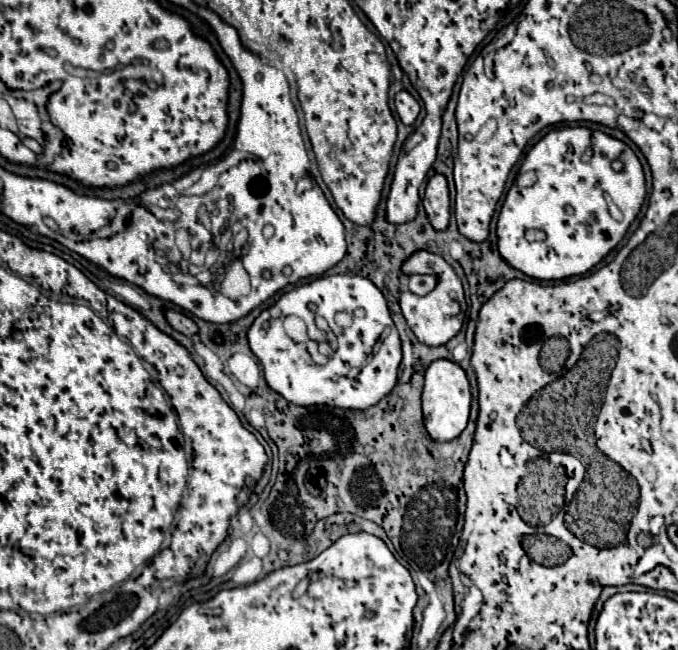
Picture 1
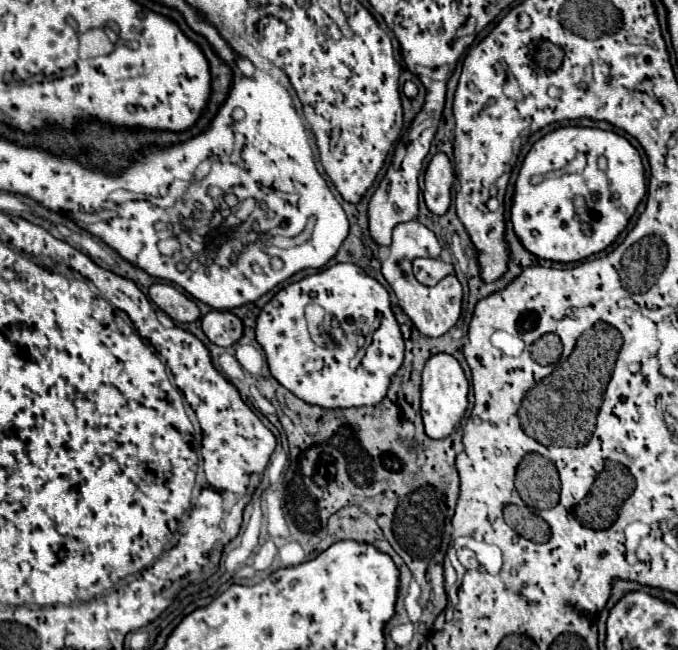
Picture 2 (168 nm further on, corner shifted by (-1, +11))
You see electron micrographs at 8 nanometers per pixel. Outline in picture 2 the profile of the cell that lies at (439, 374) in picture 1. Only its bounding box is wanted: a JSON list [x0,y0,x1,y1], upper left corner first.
[422,353,468,439]

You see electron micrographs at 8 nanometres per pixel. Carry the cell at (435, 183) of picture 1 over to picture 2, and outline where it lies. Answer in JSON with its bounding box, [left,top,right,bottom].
[424,153,454,215]

